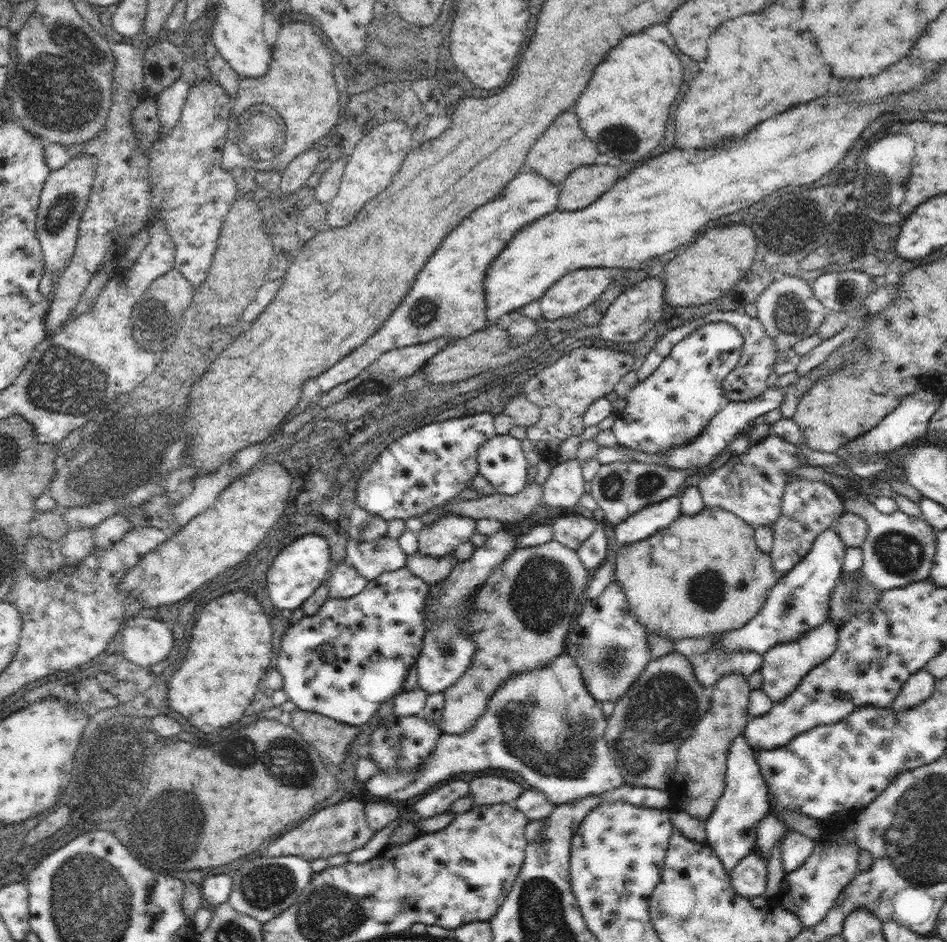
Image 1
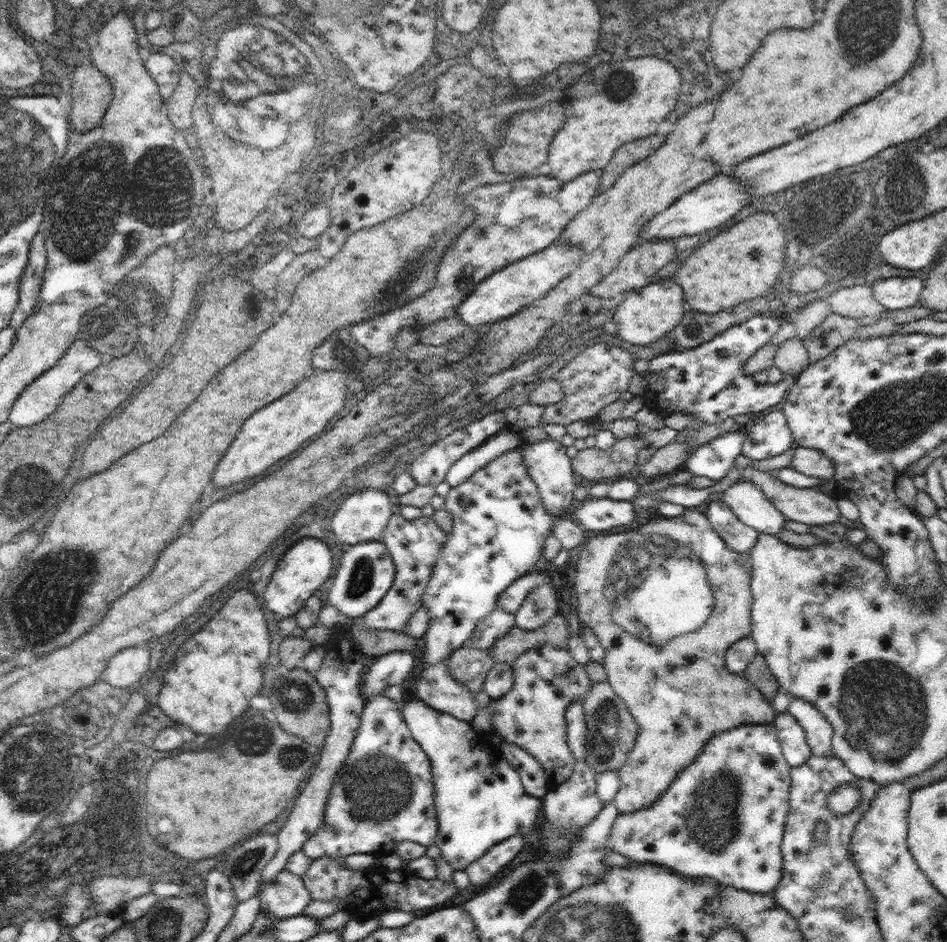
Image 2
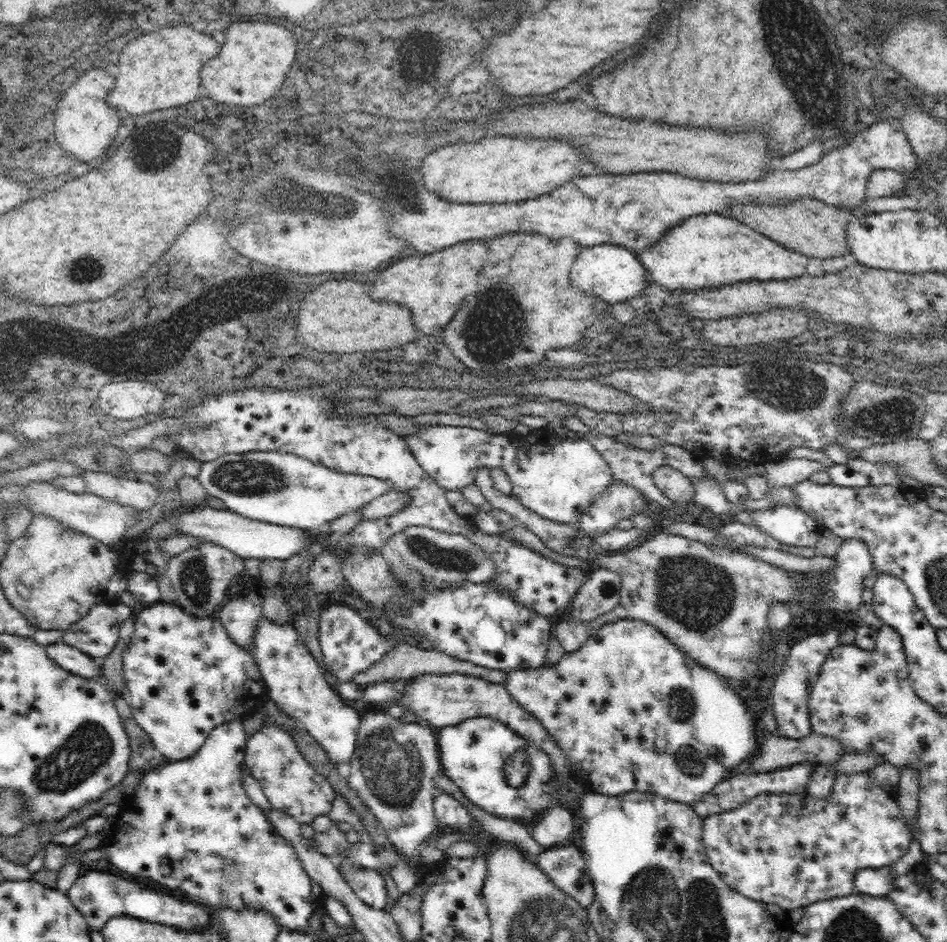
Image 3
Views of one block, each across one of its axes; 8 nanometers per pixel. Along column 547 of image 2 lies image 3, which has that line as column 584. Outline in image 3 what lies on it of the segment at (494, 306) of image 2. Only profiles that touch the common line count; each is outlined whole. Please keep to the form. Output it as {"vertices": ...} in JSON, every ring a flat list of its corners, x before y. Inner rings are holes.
{"vertices":[[600,244,602,248,584,250,582,256,578,256,578,264,574,264,574,276,570,276,571,285,580,292,590,292,597,299,608,304,618,304,622,300,634,298,642,292,646,281,647,273,639,260,639,256,633,254,625,247,608,248,606,244]]}

